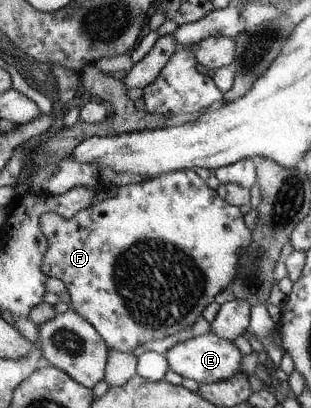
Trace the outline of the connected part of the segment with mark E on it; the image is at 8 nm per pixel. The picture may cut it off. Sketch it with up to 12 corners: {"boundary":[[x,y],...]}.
{"boundary":[[212,332],[173,345],[171,371],[199,385],[244,373],[245,355]]}

